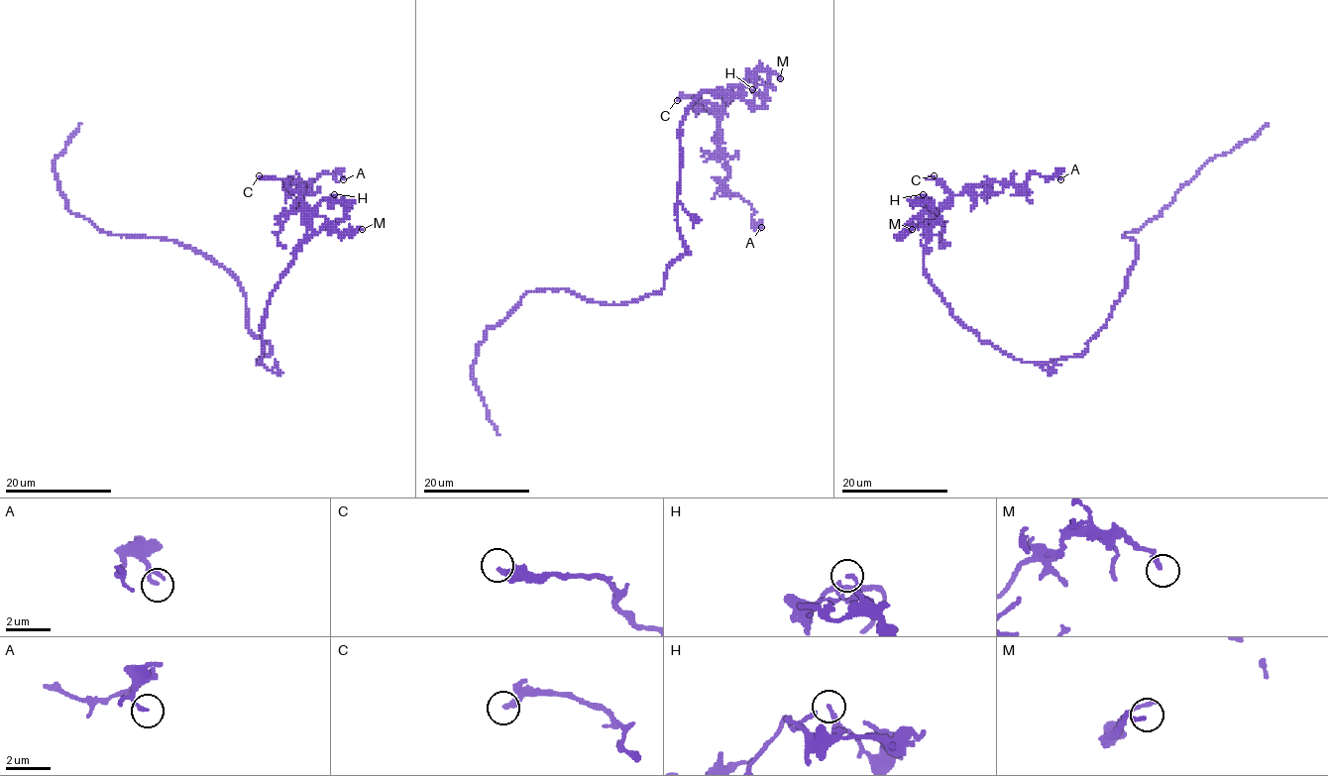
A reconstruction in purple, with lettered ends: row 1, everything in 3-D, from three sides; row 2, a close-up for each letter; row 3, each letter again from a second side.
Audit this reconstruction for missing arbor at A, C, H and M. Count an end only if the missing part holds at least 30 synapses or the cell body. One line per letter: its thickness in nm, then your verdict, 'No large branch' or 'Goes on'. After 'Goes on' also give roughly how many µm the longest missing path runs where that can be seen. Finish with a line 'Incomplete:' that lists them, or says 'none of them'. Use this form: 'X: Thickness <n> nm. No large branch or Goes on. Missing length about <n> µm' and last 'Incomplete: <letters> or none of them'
A: Thickness 120 nm. No large branch
C: Thickness 280 nm. No large branch
H: Thickness 200 nm. No large branch
M: Thickness 190 nm. No large branch
Incomplete: none of them

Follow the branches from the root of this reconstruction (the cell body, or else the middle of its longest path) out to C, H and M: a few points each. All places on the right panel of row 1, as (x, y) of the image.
C: (1083, 352), (1046, 364), (1024, 363), (984, 343), (951, 313), (923, 266), (924, 226), (950, 194), (934, 175)
H: (1083, 352), (1024, 363), (966, 328), (923, 266), (920, 217), (932, 199), (912, 201), (930, 206), (923, 194)
M: (1083, 352), (1037, 364), (984, 343), (951, 313), (924, 270), (926, 230), (919, 215), (904, 233), (912, 229)

